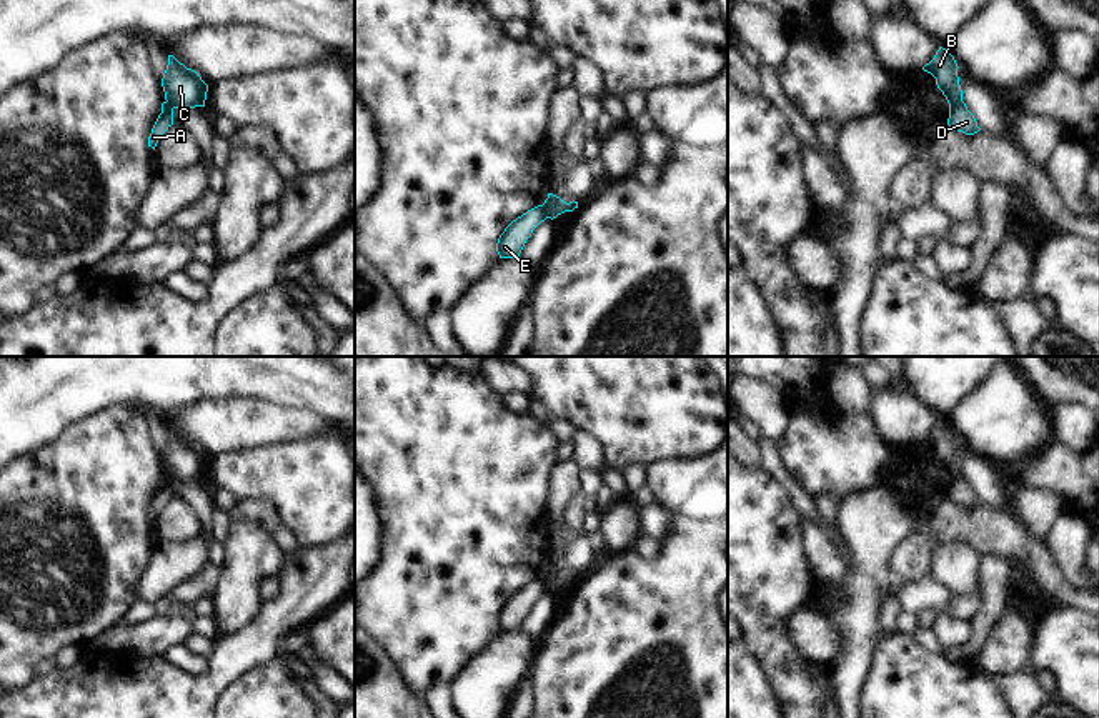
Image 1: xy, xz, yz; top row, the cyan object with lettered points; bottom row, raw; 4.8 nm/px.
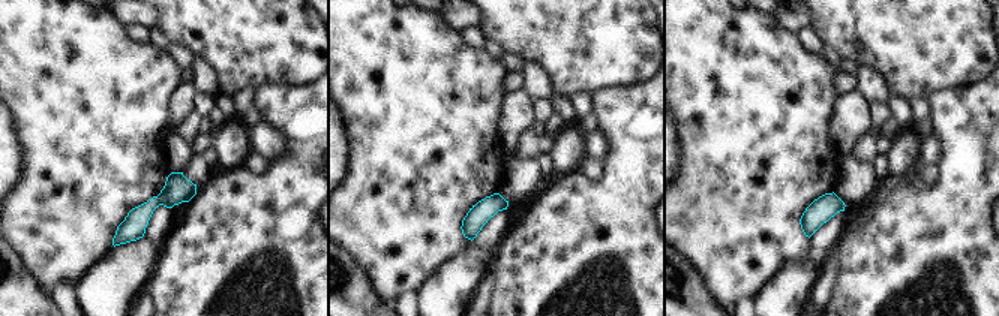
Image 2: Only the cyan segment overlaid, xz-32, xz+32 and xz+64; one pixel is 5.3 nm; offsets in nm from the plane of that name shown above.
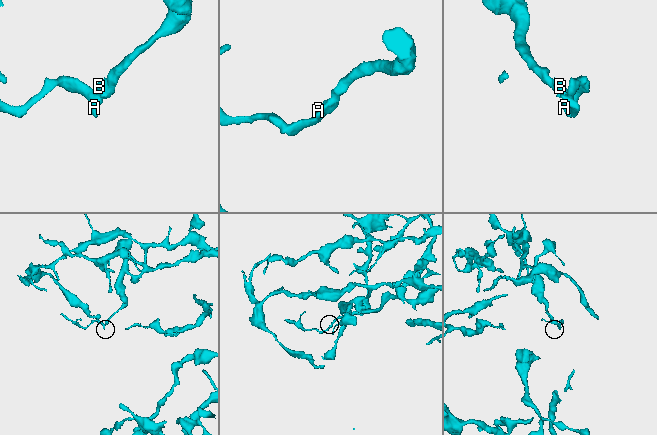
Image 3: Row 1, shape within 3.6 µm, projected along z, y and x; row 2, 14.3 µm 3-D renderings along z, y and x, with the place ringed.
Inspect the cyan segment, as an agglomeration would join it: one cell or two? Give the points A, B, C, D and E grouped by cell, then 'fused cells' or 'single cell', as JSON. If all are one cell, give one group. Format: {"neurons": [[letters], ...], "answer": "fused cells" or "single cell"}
{"neurons": [["A", "D", "E"], ["B", "C"]], "answer": "fused cells"}

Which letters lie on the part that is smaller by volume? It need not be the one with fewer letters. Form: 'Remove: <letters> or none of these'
Remove: A, D, E

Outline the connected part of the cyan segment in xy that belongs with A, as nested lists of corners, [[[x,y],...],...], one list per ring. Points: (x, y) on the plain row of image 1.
[[[168,475],[162,476],[162,486],[158,488],[152,506],[148,510],[148,520],[155,523],[160,510],[173,498],[173,481],[168,478]]]

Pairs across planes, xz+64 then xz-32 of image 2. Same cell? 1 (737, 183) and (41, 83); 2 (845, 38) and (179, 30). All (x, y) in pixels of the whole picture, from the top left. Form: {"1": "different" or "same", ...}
{"1": "same", "2": "same"}

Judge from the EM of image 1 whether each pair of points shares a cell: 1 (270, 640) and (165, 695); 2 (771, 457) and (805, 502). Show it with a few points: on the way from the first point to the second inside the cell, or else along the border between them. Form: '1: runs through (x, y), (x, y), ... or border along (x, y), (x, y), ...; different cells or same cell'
1: runs through (243, 650), (197, 695), (192, 695); same cell
2: runs through (778, 468), (796, 490); same cell

